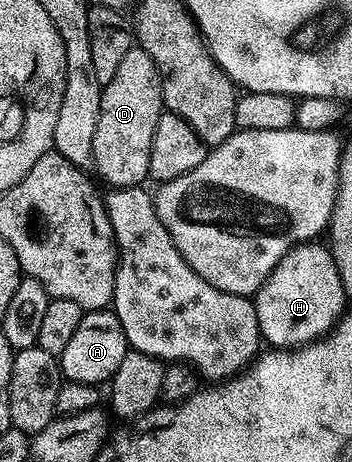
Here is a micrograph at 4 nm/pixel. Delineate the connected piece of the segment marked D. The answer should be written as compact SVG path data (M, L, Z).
M138 47L126 51L114 79L102 86L98 127L94 131L92 165L108 187L130 189L148 177L150 143L154 143L154 127L158 127L158 119L163 112L160 73L154 67L154 59Z

